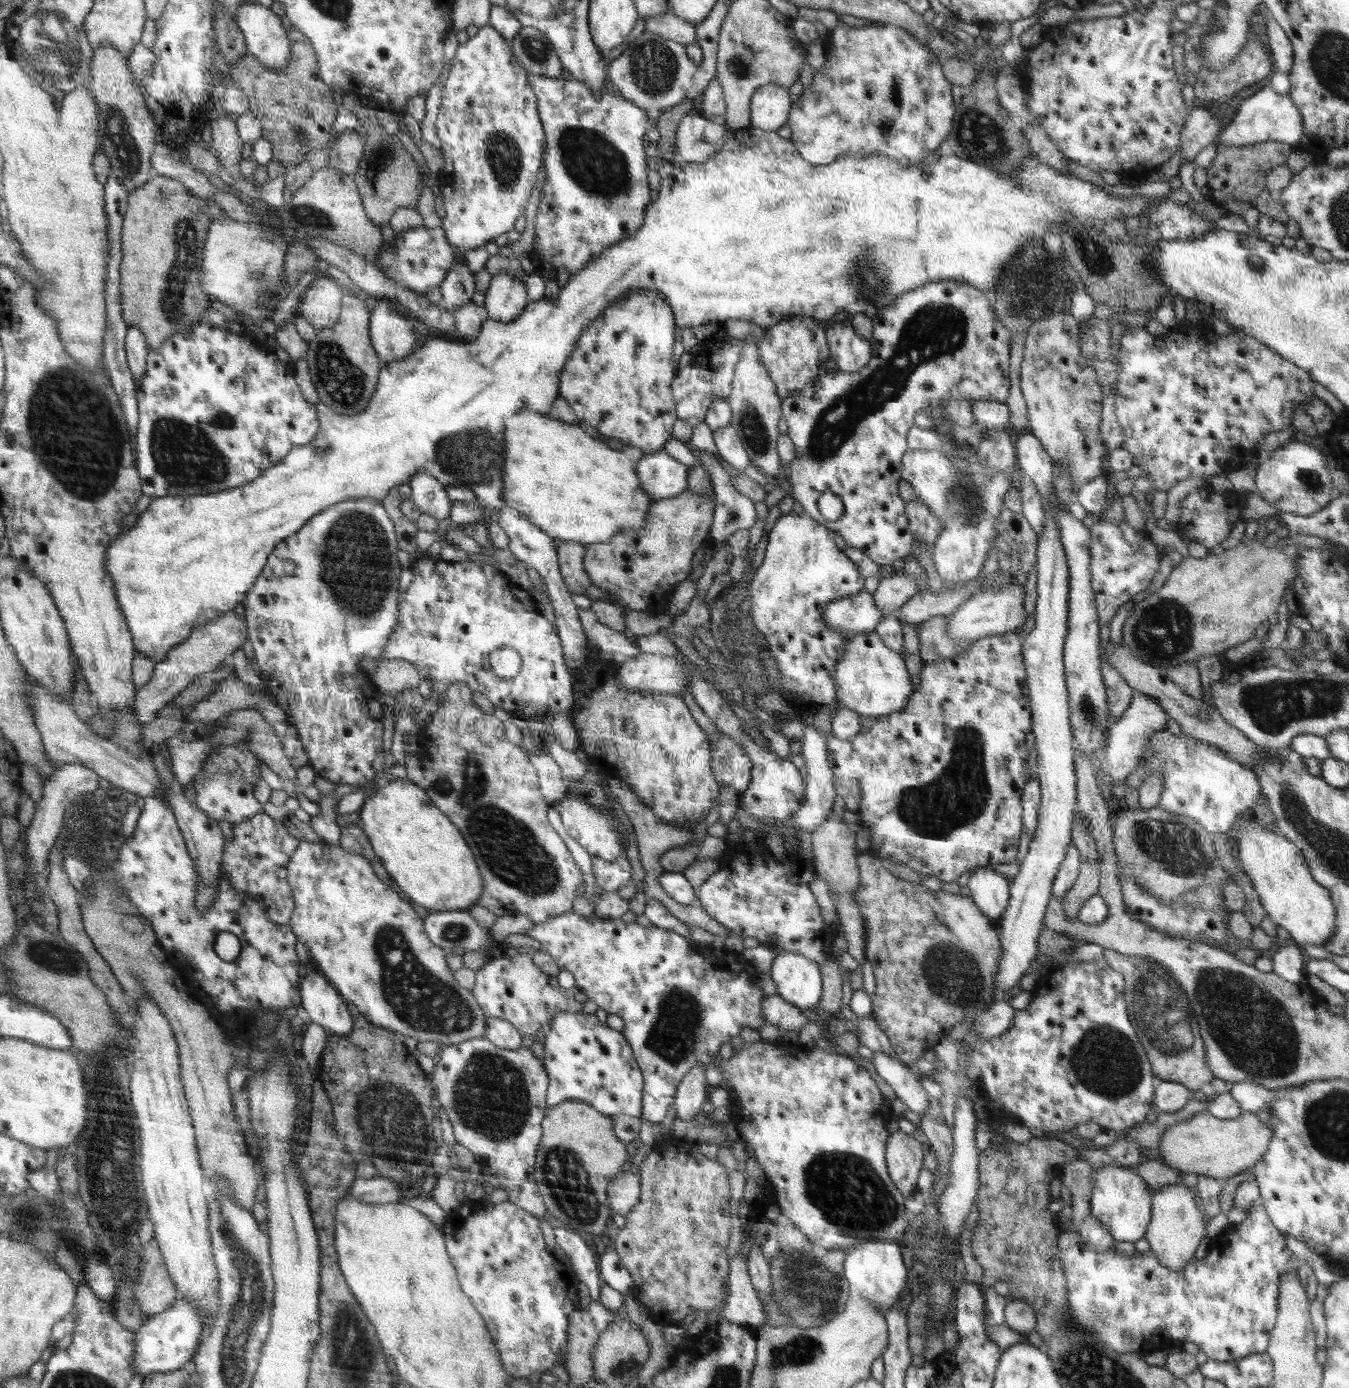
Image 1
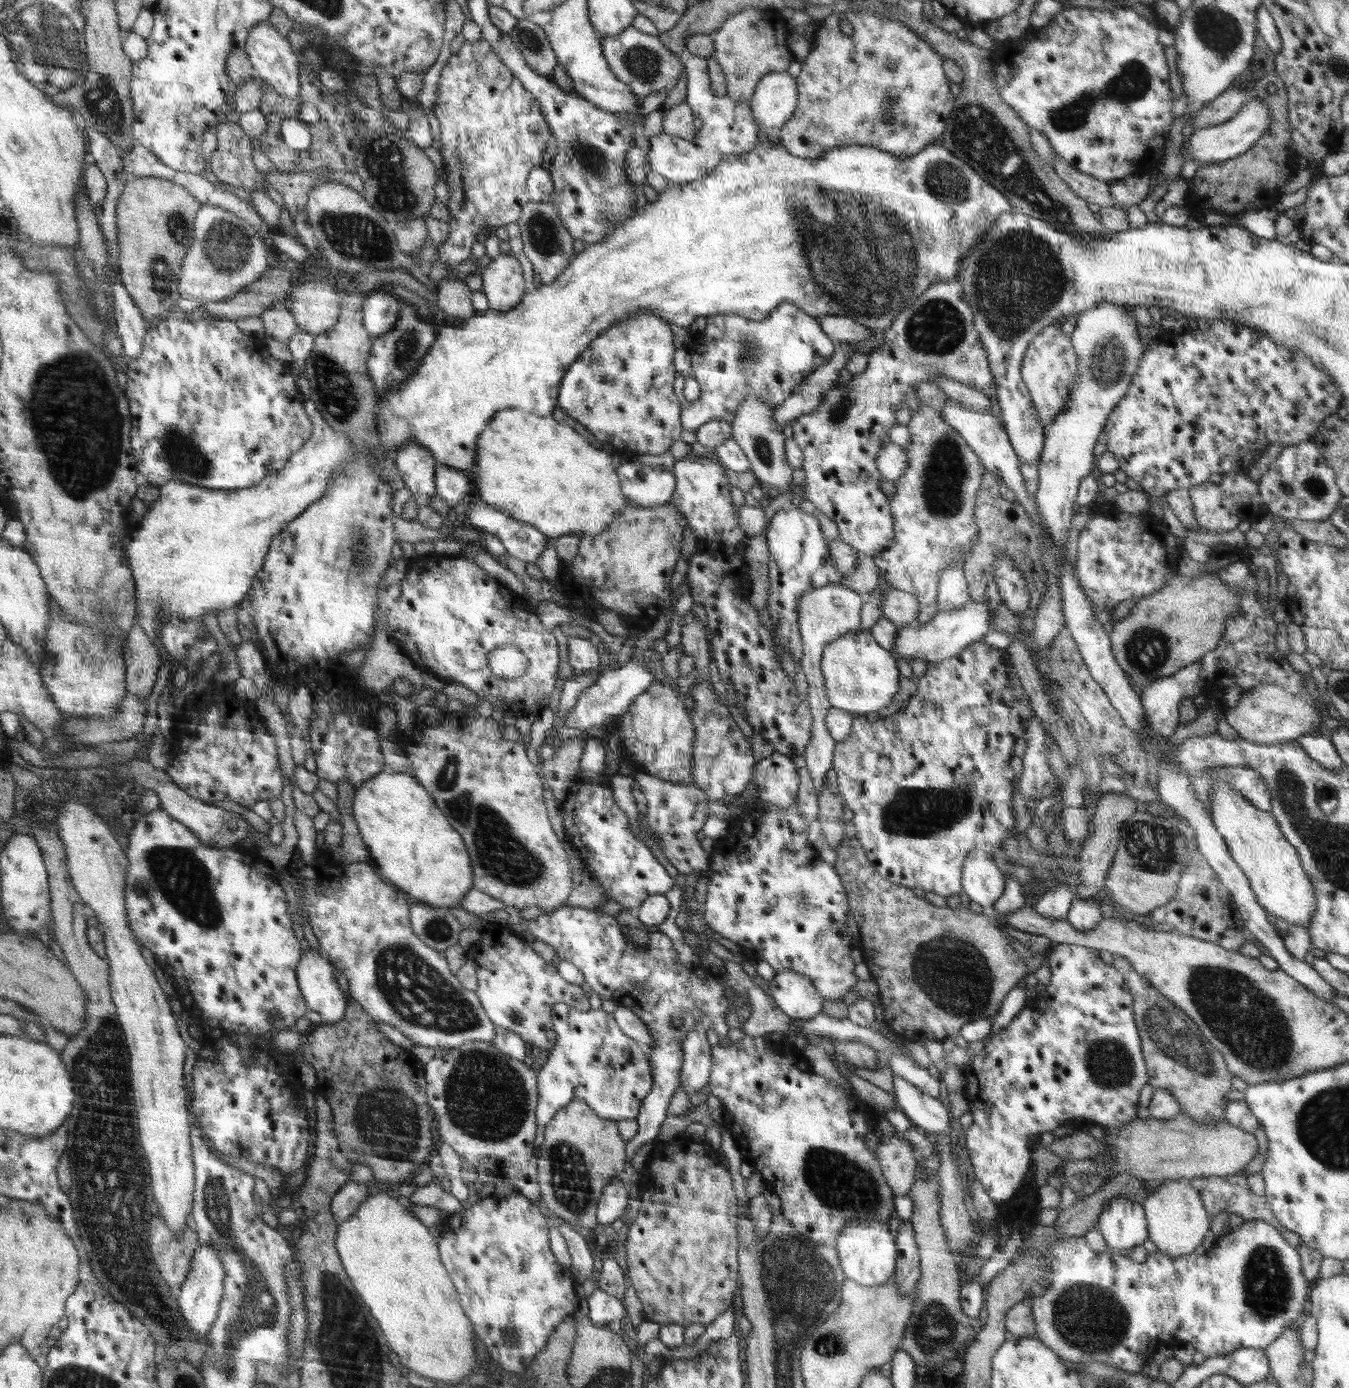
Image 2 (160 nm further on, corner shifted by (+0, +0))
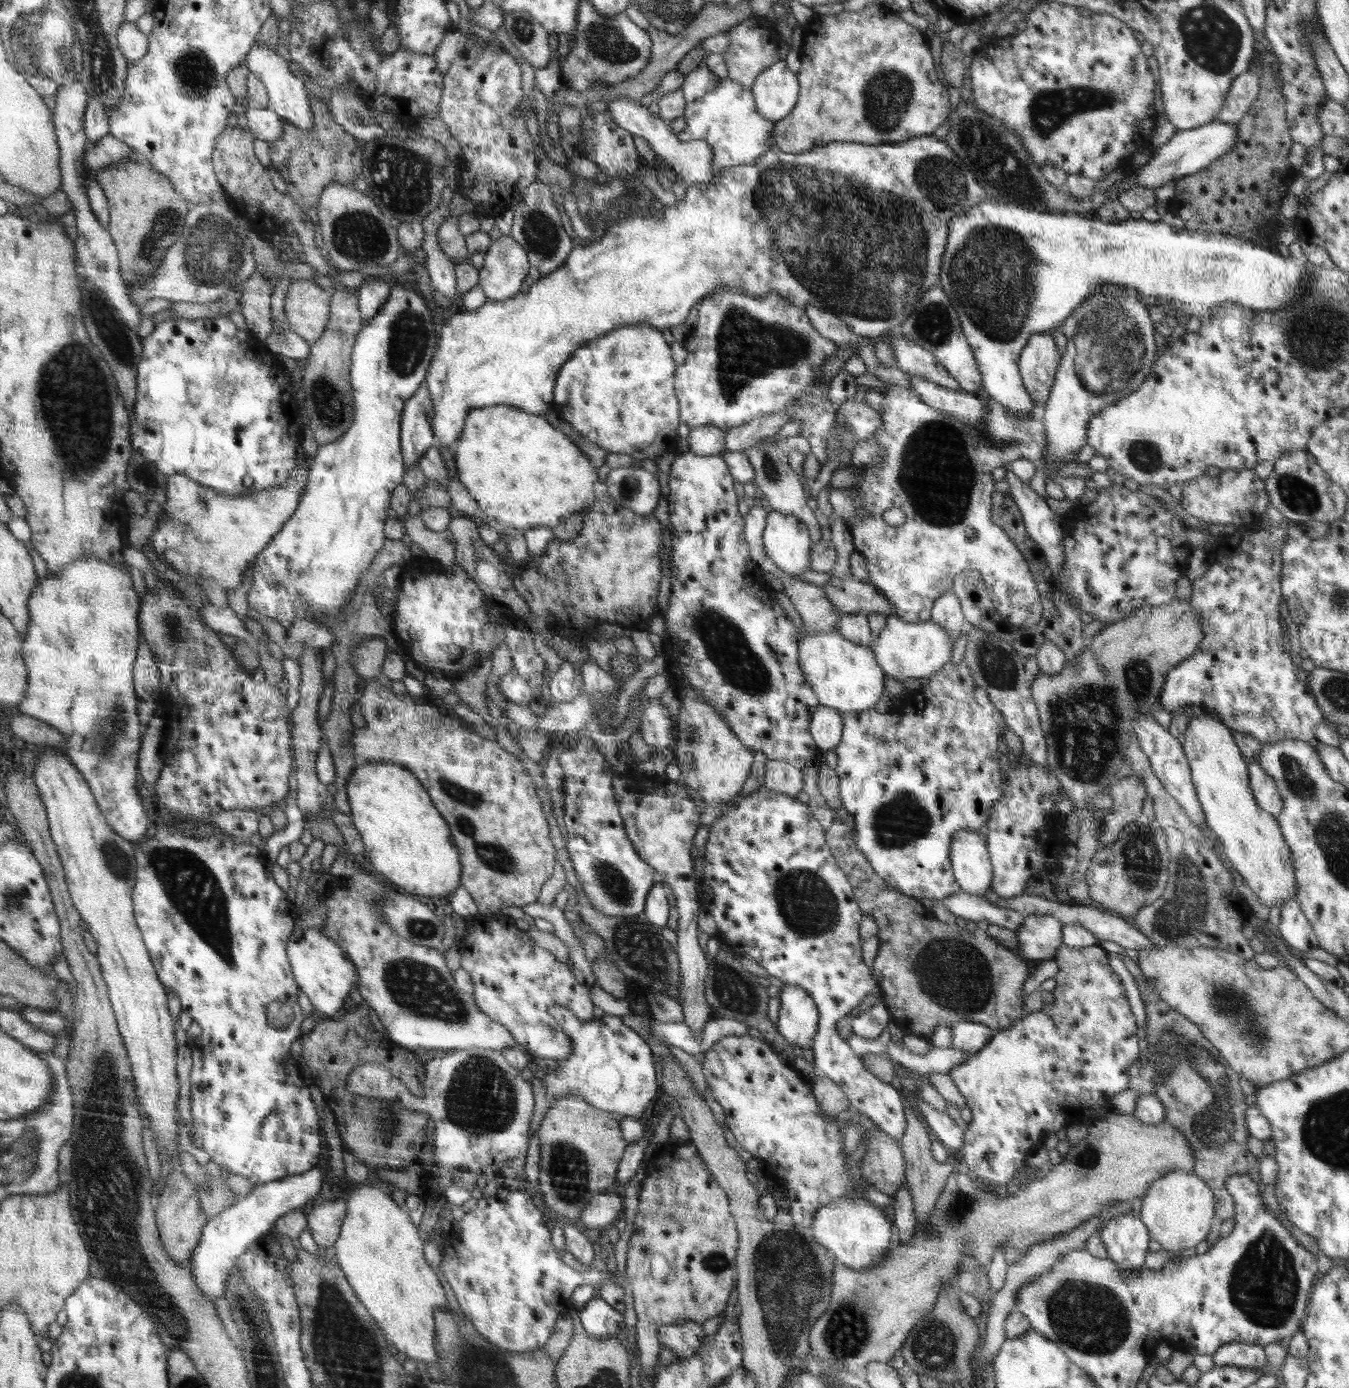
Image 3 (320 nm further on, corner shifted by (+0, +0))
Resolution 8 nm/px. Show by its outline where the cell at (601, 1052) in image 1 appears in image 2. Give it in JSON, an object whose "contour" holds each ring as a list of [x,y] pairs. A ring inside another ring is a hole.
{"contour":[[[566,1004],[554,1006],[556,1045],[539,1074],[539,1132],[535,1158],[538,1158],[548,1120],[572,1101],[584,1101],[600,1118],[619,1121],[639,1116],[647,1094],[653,1089],[651,1064],[630,1035],[619,1030],[613,1014],[604,1010],[580,1012]]]}

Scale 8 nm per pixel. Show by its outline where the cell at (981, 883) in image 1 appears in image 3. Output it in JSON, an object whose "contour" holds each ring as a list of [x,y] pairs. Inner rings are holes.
{"contour":[[[971,830],[955,832],[949,857],[955,881],[962,891],[978,896],[992,891],[992,865],[980,833]]]}

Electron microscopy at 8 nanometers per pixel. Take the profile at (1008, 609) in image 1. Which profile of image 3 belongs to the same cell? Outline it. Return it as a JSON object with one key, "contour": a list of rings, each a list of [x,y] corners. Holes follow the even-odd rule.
{"contour":[[[886,615],[884,628],[871,644],[874,659],[885,676],[903,683],[905,678],[932,676],[950,662],[954,643],[947,632],[931,618],[926,622],[906,622],[896,615]]]}

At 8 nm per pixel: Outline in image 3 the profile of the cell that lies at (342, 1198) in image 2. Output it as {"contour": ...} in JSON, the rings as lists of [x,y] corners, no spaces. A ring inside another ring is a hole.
{"contour":[[[345,1199],[318,1204],[314,1206],[311,1213],[307,1214],[307,1228],[321,1250],[330,1248],[336,1242],[346,1216]]]}

